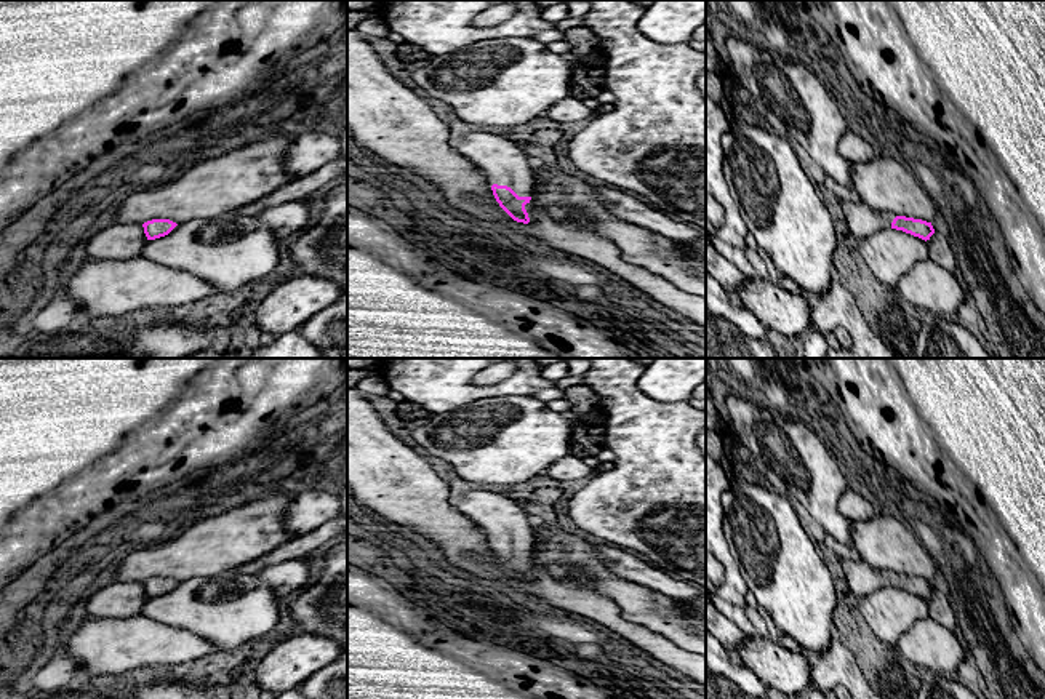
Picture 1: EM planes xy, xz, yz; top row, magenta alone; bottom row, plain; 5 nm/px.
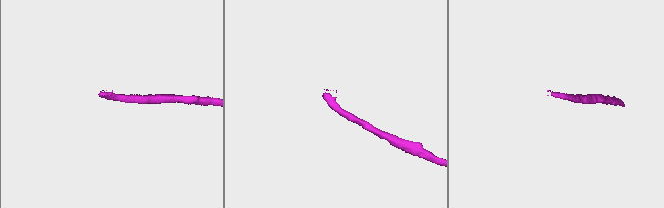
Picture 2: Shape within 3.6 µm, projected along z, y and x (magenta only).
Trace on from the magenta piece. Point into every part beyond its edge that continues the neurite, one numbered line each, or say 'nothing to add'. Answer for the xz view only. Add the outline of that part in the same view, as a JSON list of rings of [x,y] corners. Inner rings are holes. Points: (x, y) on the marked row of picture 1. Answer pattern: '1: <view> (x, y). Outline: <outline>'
1: xz (504, 163). Outline: [[[486,128],[453,139],[454,147],[477,163],[490,184],[507,186],[518,197],[530,197],[535,189],[533,162],[512,141]]]

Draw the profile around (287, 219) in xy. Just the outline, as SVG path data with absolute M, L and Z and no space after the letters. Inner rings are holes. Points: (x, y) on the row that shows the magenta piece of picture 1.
M282 203L258 210L253 218L269 226L277 240L291 240L296 234L312 222L310 205L307 203Z

